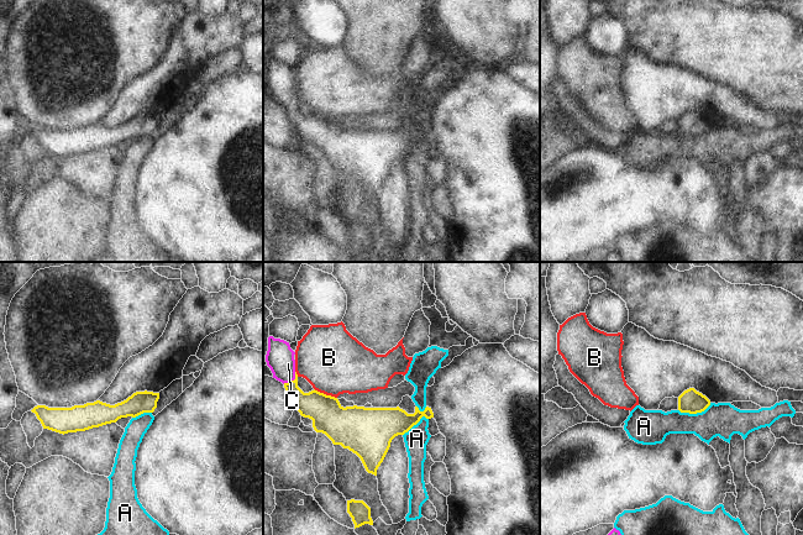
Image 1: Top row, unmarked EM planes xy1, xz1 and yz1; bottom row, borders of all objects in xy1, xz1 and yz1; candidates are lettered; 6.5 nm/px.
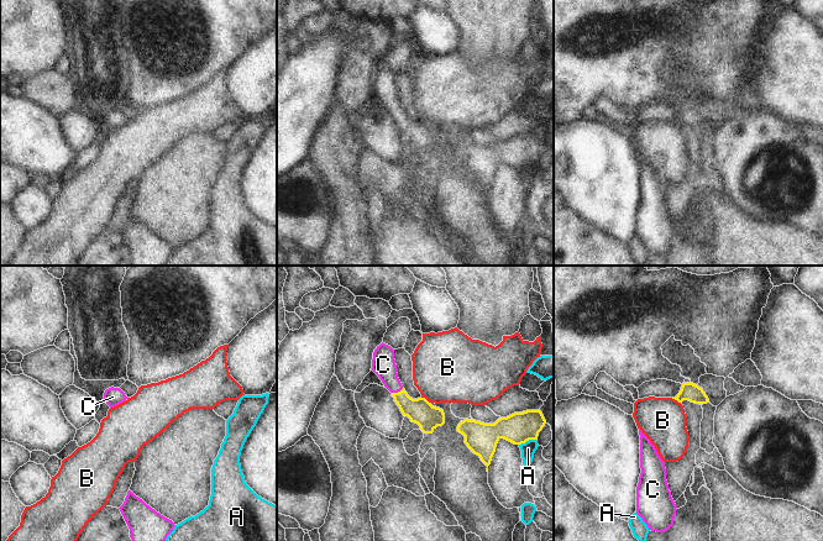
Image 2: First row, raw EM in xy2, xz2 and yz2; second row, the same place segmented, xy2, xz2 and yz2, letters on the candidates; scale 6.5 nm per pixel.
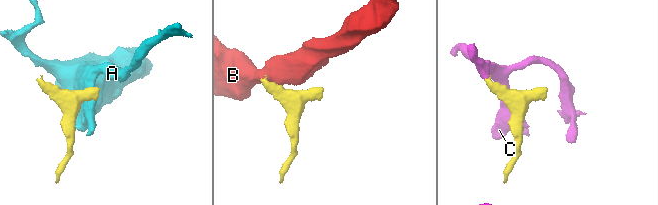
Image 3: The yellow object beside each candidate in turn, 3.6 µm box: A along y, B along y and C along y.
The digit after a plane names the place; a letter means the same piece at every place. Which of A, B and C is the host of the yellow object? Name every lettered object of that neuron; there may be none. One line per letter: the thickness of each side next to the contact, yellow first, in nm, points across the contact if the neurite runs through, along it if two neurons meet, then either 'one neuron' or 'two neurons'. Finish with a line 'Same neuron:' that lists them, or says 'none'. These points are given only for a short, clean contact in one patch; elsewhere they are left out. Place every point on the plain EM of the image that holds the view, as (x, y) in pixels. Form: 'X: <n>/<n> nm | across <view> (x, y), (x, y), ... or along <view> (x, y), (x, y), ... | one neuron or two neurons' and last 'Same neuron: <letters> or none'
A: 150/220 nm | along yz1 (710, 126), (703, 134), (696, 136), (681, 136), (678, 134) | two neurons
B: 260/420 nm | along xz1 (314, 111), (336, 121) | two neurons
C: 190/180 nm | across xz1 (315, 129), (292, 111), (292, 104), (284, 95), (279, 80) | one neuron
Same neuron: C

